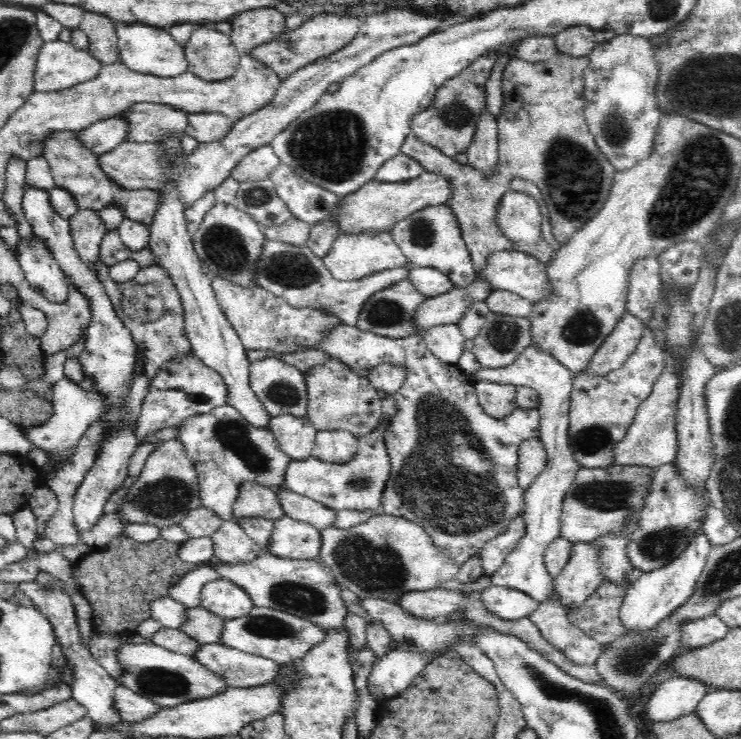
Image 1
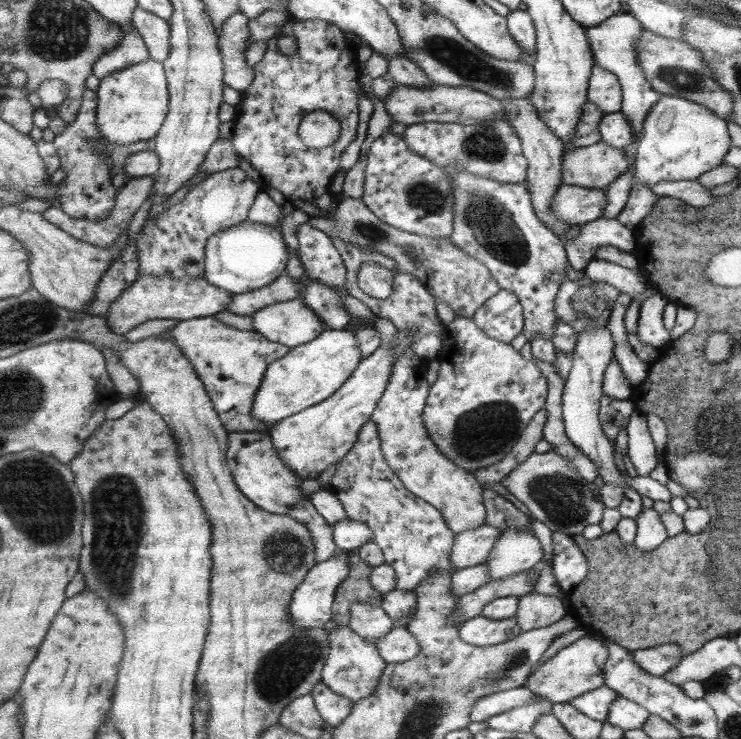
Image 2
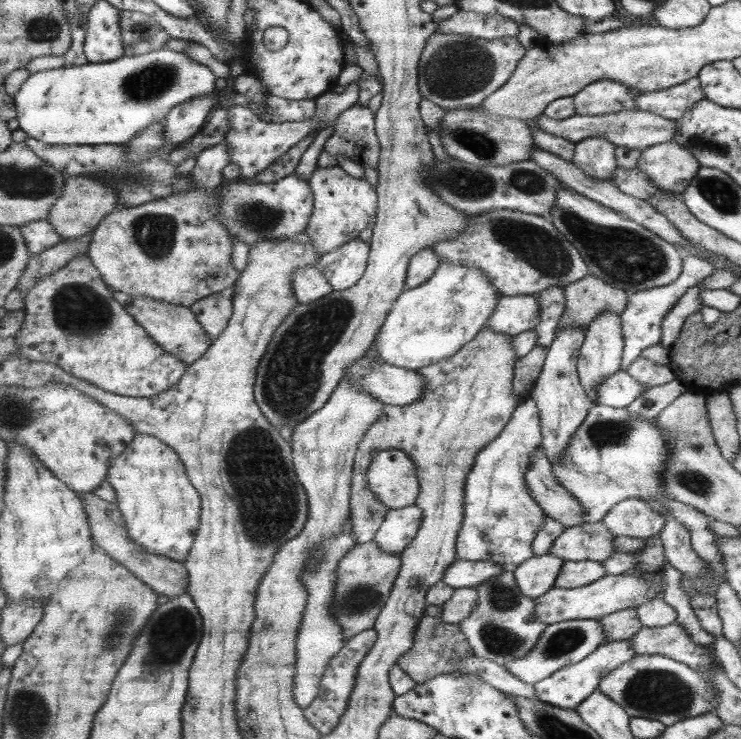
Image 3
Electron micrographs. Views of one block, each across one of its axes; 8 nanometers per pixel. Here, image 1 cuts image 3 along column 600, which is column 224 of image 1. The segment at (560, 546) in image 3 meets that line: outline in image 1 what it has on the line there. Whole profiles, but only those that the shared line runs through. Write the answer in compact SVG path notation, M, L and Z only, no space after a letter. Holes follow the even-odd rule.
M233 519L224 521L211 536L217 560L227 563L250 562L262 554L261 548Z

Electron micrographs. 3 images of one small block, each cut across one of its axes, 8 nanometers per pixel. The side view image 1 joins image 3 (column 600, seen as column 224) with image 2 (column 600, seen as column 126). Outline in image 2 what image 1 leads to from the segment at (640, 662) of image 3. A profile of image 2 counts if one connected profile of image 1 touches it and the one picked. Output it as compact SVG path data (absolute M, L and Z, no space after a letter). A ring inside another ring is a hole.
M589 635L587 640L571 643L537 667L528 677L525 687L554 704L571 703L591 690L605 687L605 664L609 655L609 649L593 635Z

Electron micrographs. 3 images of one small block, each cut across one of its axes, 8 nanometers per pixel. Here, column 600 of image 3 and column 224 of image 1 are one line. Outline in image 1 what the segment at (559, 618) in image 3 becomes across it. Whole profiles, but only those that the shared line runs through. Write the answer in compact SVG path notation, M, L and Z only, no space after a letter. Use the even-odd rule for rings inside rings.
M219 578L202 586L199 606L220 618L234 619L250 613L254 603L242 588Z

